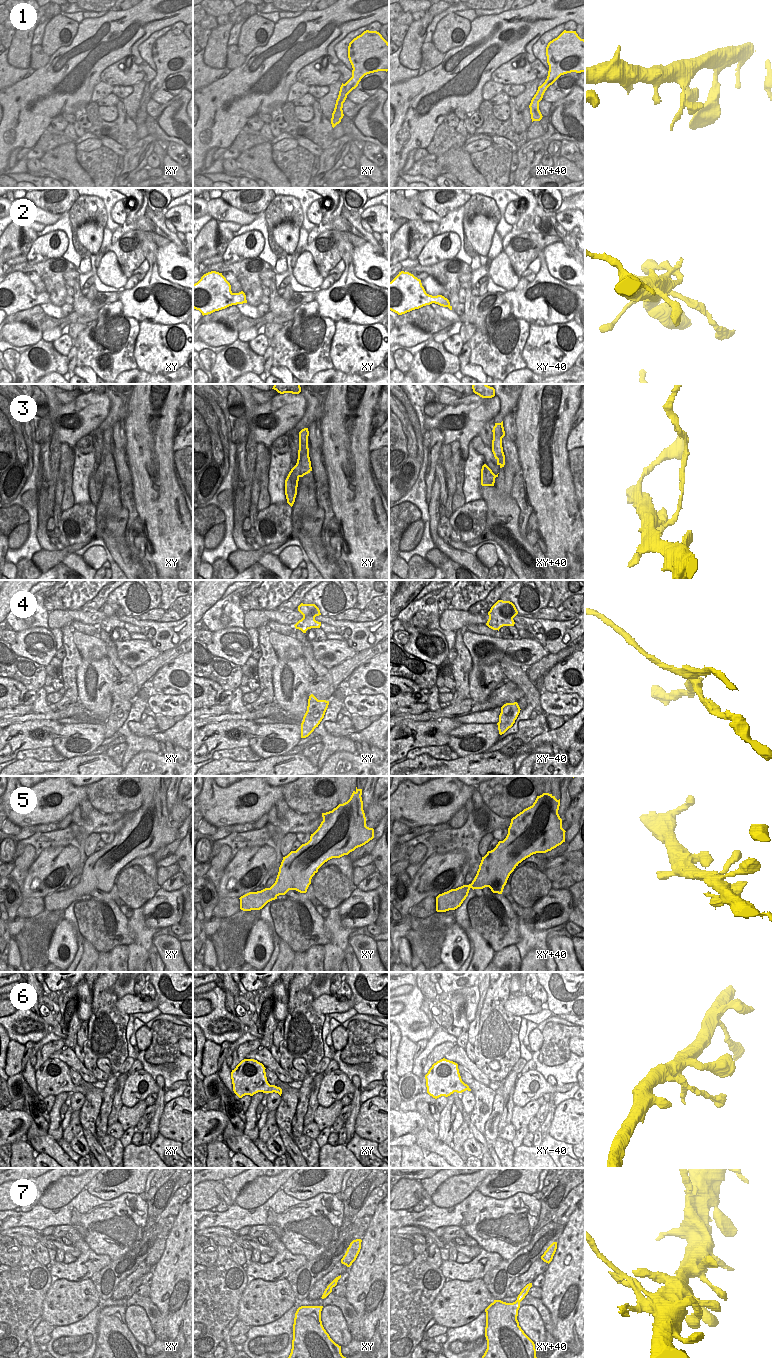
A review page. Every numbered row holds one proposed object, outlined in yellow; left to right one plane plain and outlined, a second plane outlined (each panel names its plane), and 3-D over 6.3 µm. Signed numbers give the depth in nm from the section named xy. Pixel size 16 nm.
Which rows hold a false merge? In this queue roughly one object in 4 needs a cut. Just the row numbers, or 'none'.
3, 4.

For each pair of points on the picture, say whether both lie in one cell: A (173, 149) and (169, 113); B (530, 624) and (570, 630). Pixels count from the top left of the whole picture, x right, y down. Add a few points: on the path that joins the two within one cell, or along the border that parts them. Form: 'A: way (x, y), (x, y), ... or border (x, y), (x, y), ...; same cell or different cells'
A: border (169, 141), (174, 141), (182, 146); different cells
B: way (540, 627), (554, 627), (560, 630); same cell

